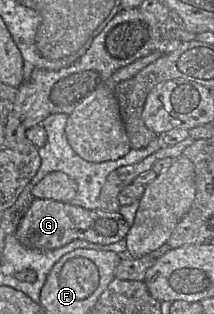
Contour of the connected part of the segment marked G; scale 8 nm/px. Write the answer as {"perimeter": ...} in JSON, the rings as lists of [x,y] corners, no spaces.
{"perimeter":[[[34,198],[16,230],[18,241],[26,248],[54,250],[73,240],[109,245],[126,238],[130,225],[119,211],[89,210],[51,199]]]}

